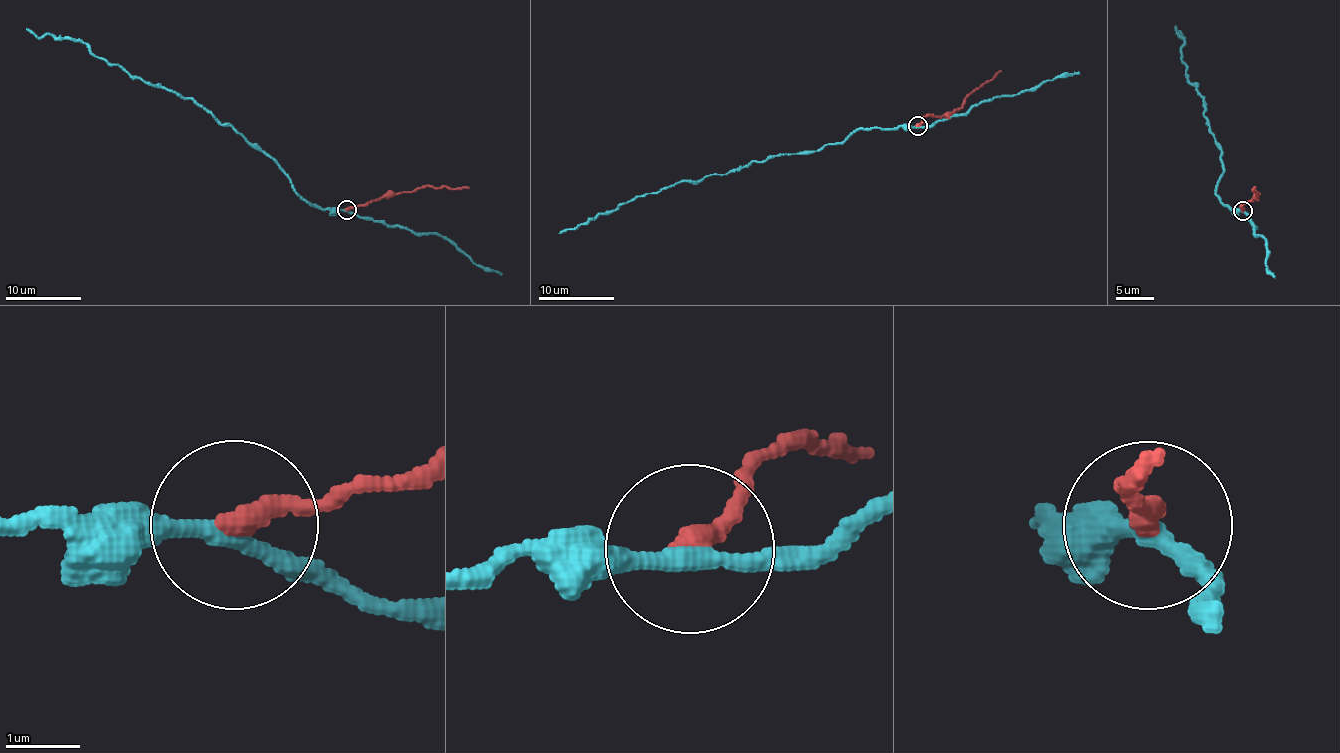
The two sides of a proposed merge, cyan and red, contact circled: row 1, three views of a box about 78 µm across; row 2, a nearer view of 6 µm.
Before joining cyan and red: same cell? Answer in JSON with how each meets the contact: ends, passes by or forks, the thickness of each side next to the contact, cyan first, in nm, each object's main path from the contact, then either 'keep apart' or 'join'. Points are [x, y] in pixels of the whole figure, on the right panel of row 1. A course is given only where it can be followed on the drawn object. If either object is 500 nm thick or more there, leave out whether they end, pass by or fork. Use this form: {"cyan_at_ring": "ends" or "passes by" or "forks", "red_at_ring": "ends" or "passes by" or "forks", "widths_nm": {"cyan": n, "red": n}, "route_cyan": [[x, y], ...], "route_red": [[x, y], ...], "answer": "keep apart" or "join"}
{"cyan_at_ring": "passes by", "red_at_ring": "ends", "widths_nm": {"cyan": 240, "red": 300}, "route_cyan": [[1242, 211], [1221, 205], [1216, 191], [1222, 151], [1208, 129], [1204, 98], [1187, 81], [1175, 25]], "route_red": [[1242, 211], [1240, 205], [1258, 198], [1259, 194], [1252, 189]], "answer": "keep apart"}

